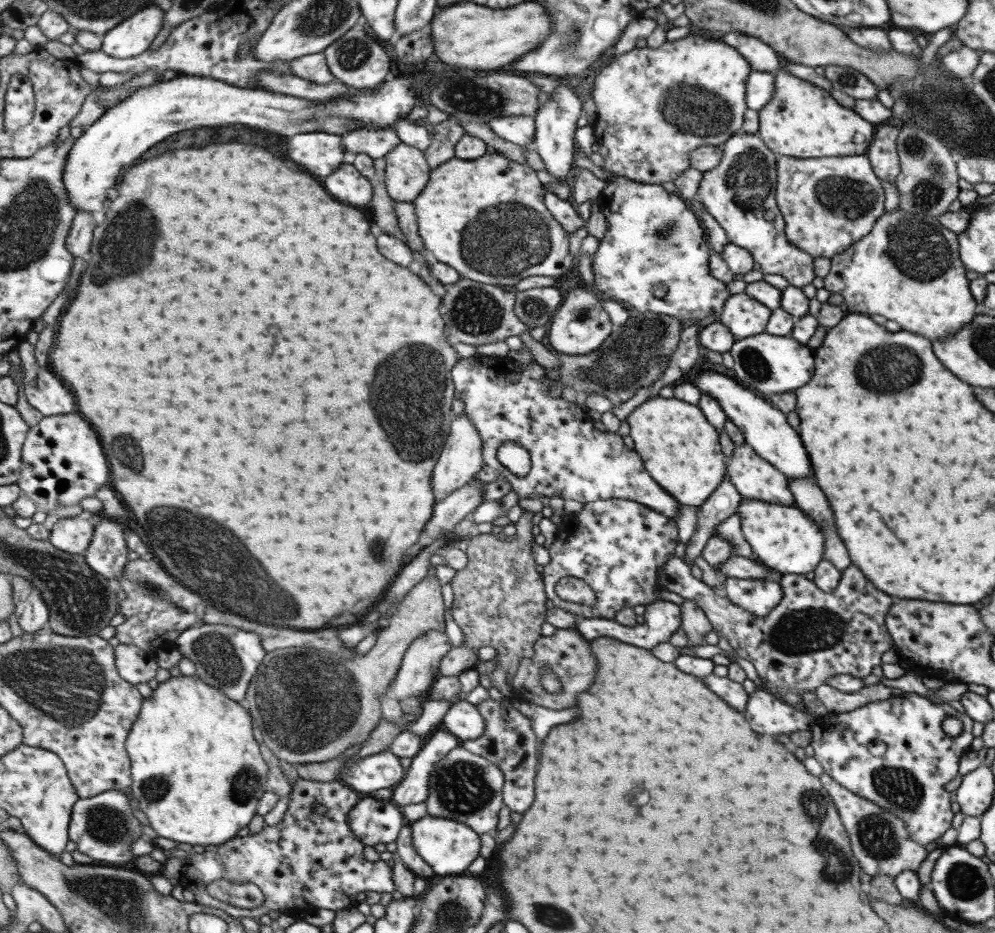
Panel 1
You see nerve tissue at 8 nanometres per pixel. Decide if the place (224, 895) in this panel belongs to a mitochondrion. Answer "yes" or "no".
no

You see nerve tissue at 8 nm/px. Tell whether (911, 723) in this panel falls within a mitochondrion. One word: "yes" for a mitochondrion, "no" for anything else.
no

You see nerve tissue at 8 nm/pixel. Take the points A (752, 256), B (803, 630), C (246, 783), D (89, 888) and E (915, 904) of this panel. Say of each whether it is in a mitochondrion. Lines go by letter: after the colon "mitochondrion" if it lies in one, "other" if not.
A: other
B: mitochondrion
C: mitochondrion
D: mitochondrion
E: other

